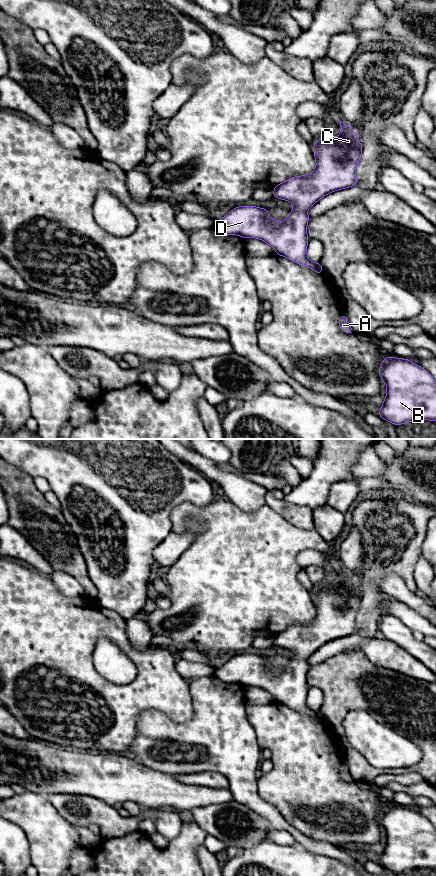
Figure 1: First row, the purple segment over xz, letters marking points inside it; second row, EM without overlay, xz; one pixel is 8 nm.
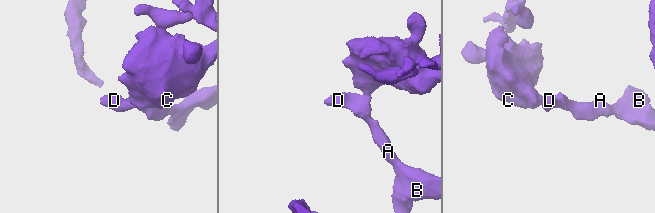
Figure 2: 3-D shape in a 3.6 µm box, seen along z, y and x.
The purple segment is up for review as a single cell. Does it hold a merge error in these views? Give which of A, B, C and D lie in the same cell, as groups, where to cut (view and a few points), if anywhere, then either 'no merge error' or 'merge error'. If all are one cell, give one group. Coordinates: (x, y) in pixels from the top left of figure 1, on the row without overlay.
A B C D; no cut; no merge error

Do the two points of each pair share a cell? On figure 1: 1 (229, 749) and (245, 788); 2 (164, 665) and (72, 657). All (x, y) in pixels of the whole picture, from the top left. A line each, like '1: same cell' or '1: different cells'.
1: same cell
2: same cell

